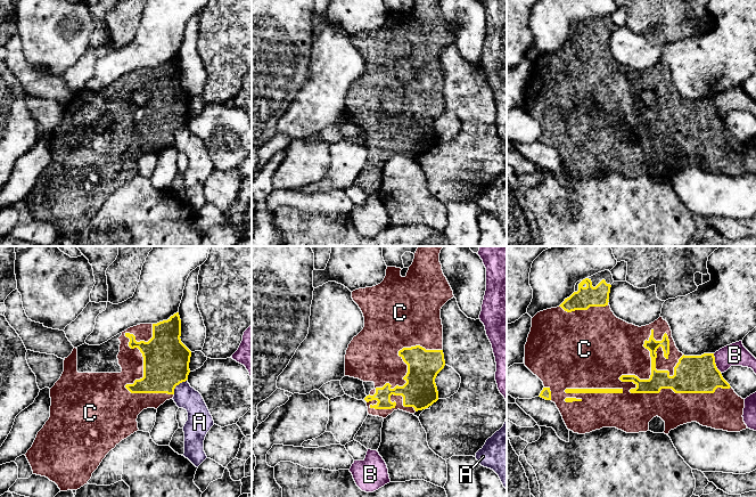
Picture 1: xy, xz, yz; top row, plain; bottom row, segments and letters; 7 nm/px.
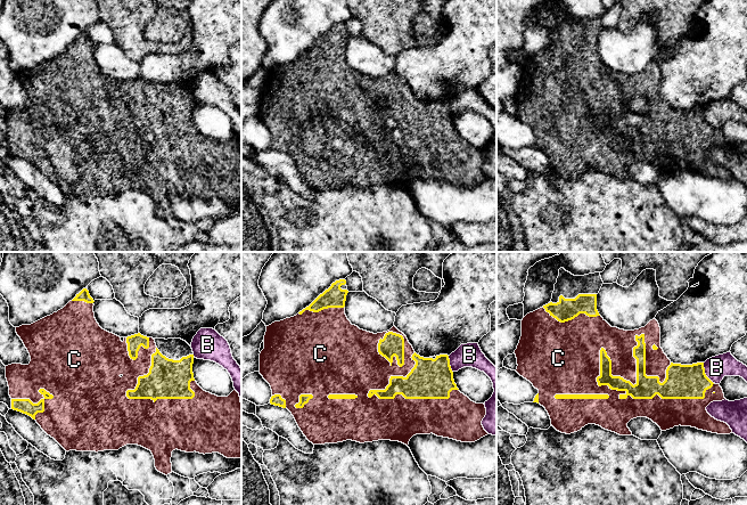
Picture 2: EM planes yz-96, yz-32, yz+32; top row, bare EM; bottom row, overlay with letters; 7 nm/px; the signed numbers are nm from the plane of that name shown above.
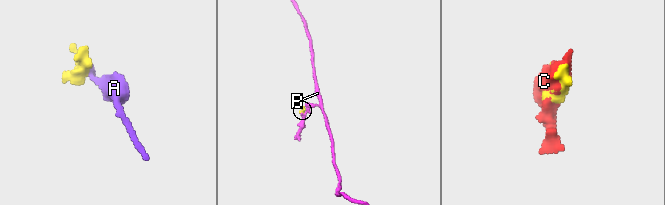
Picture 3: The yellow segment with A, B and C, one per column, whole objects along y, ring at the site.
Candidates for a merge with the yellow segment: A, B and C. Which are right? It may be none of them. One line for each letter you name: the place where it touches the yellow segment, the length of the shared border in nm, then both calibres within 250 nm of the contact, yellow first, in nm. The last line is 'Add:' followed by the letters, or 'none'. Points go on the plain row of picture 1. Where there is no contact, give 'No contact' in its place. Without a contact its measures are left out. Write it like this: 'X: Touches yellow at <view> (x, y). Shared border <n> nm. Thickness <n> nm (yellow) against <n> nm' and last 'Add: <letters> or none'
C: Touches yellow at yz (667, 132). Shared border 800 nm. Thickness 280 nm (yellow) against 240 nm
Add: C

